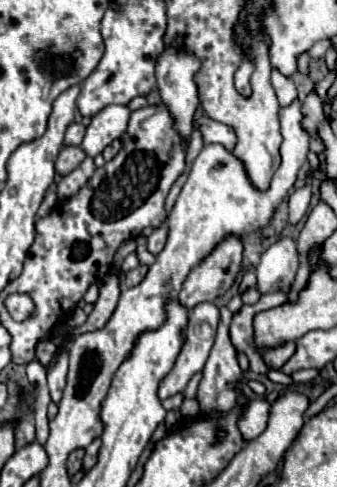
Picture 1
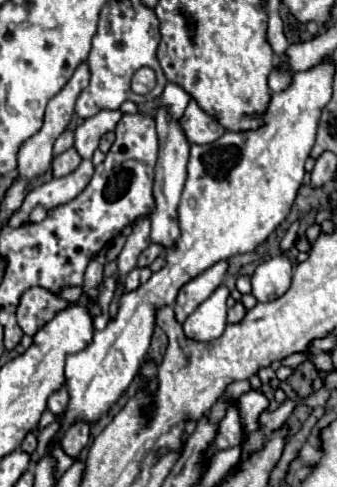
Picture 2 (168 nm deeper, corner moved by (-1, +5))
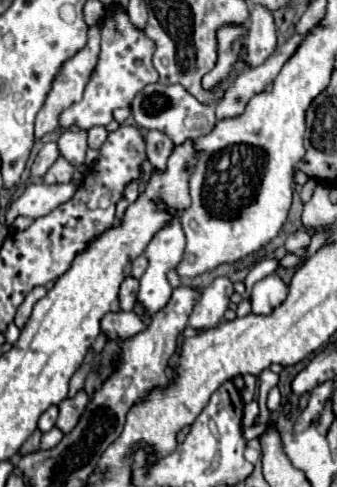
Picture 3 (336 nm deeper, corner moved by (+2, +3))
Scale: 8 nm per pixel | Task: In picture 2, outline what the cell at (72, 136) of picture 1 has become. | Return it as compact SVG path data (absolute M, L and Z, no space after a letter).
M63 131L61 135L59 135L59 139L55 141L55 155L59 155L59 153L63 153L63 151L67 151L69 147L73 147L73 143L75 143L75 135L73 135L73 131Z

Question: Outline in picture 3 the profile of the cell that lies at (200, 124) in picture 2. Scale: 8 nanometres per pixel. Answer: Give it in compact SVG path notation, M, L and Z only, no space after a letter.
M150 83L136 95L136 99L130 103L136 127L142 131L158 129L166 133L174 145L184 143L186 139L198 139L200 135L206 135L216 119L214 119L214 109L210 105L200 103L196 97L192 97L184 87L180 85L162 85L162 83Z

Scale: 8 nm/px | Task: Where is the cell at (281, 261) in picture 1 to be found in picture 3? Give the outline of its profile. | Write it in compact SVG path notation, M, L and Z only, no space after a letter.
M272 273L266 279L258 281L252 289L250 303L252 303L252 313L254 315L270 315L288 295L288 287L284 281Z

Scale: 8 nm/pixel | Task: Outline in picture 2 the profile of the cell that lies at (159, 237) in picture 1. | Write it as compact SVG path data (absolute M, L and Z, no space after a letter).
M149 243L149 247L139 255L139 261L137 261L137 265L139 267L145 267L145 265L151 265L151 261L155 259L155 257L159 257L159 255L163 255L163 247L159 245L159 243Z

